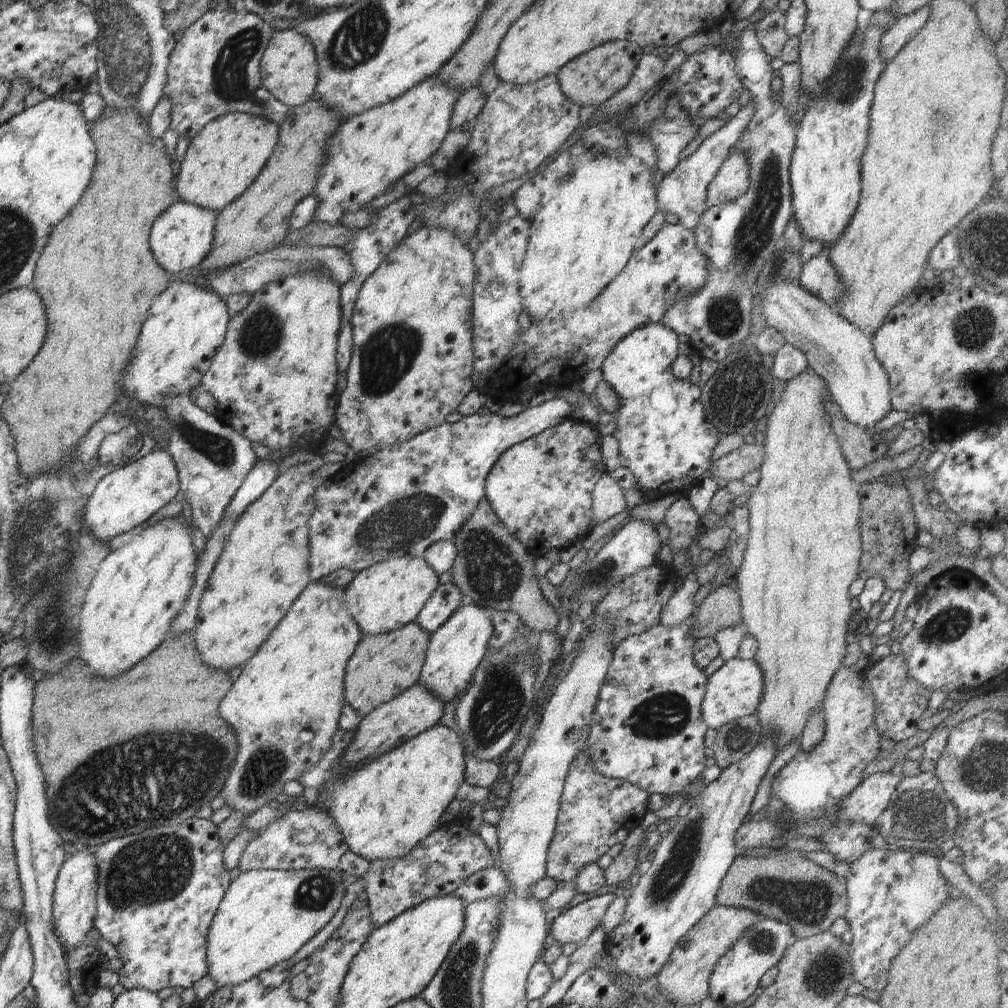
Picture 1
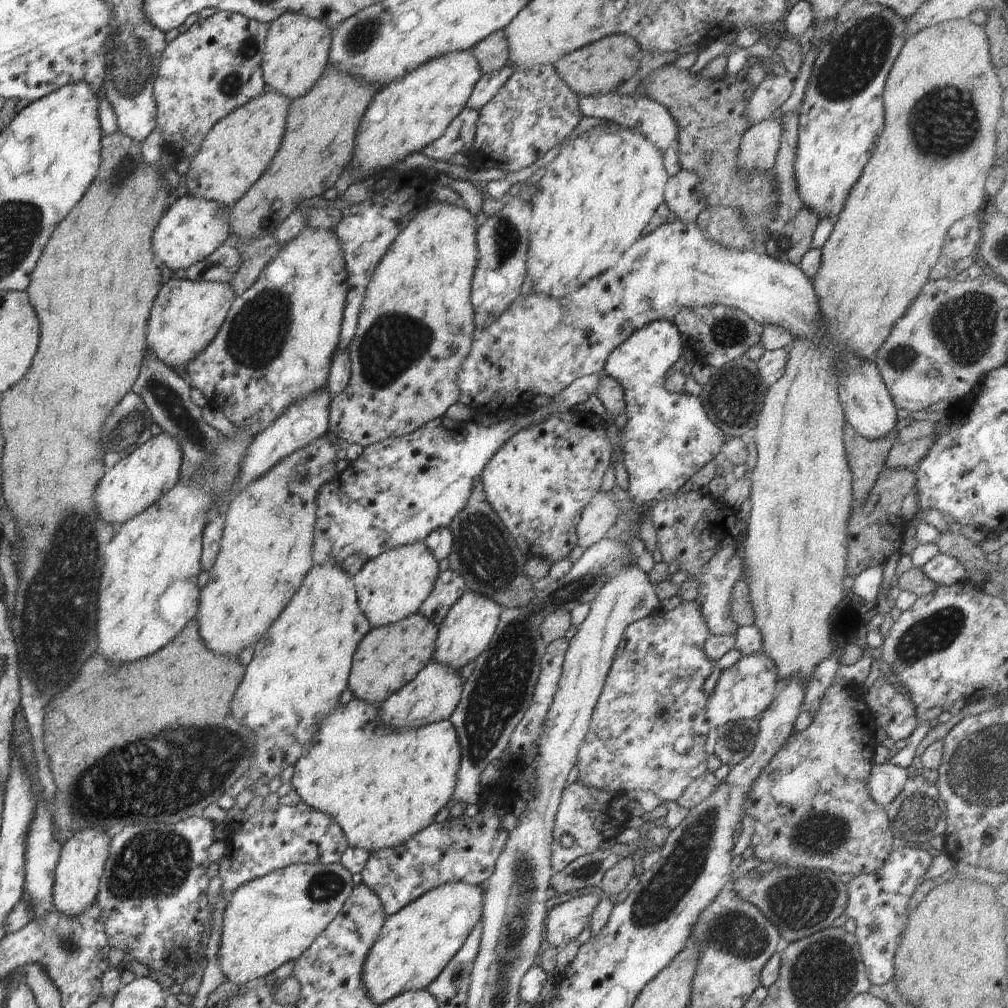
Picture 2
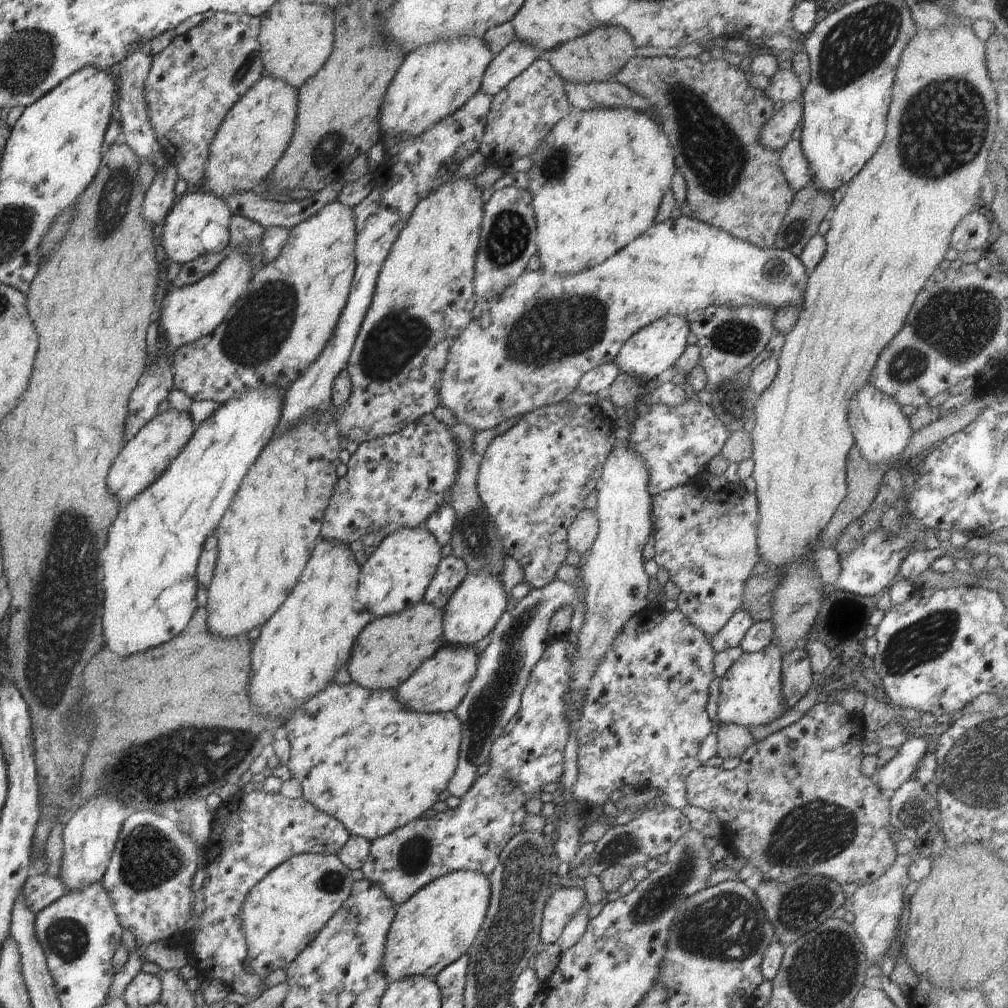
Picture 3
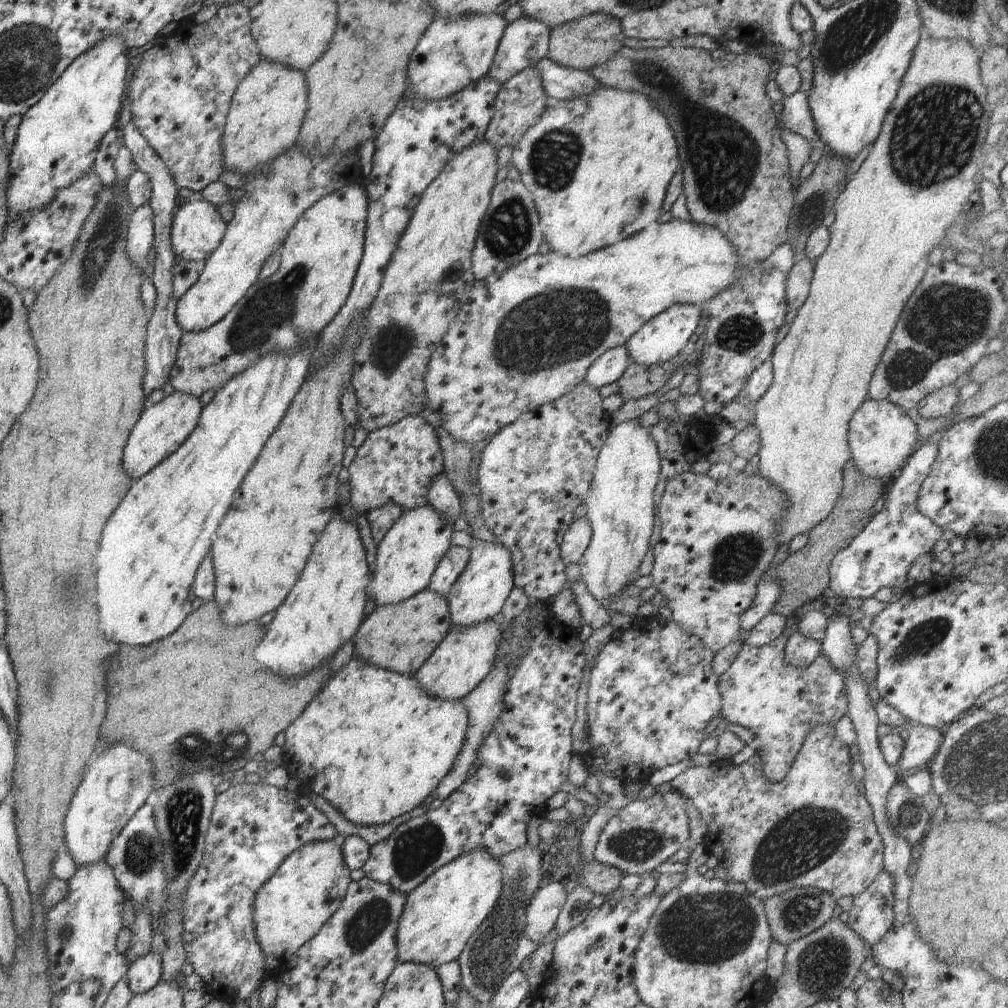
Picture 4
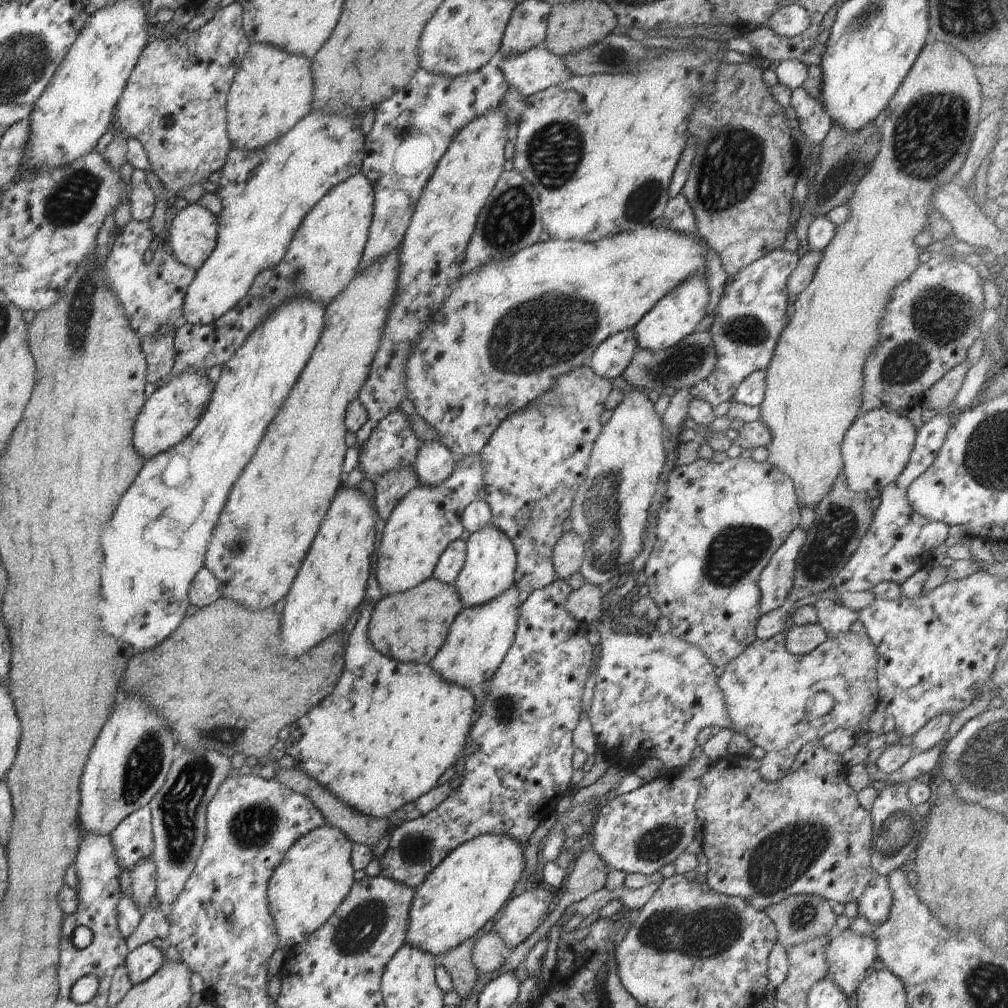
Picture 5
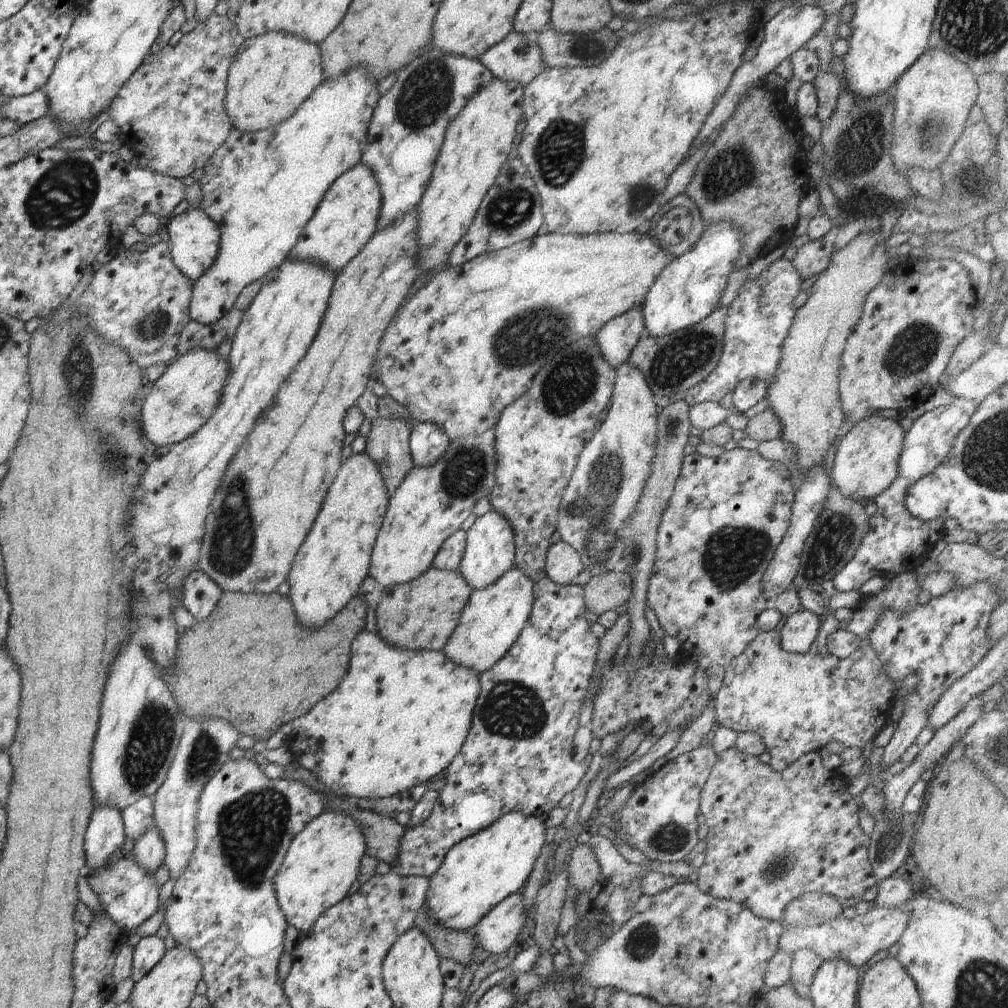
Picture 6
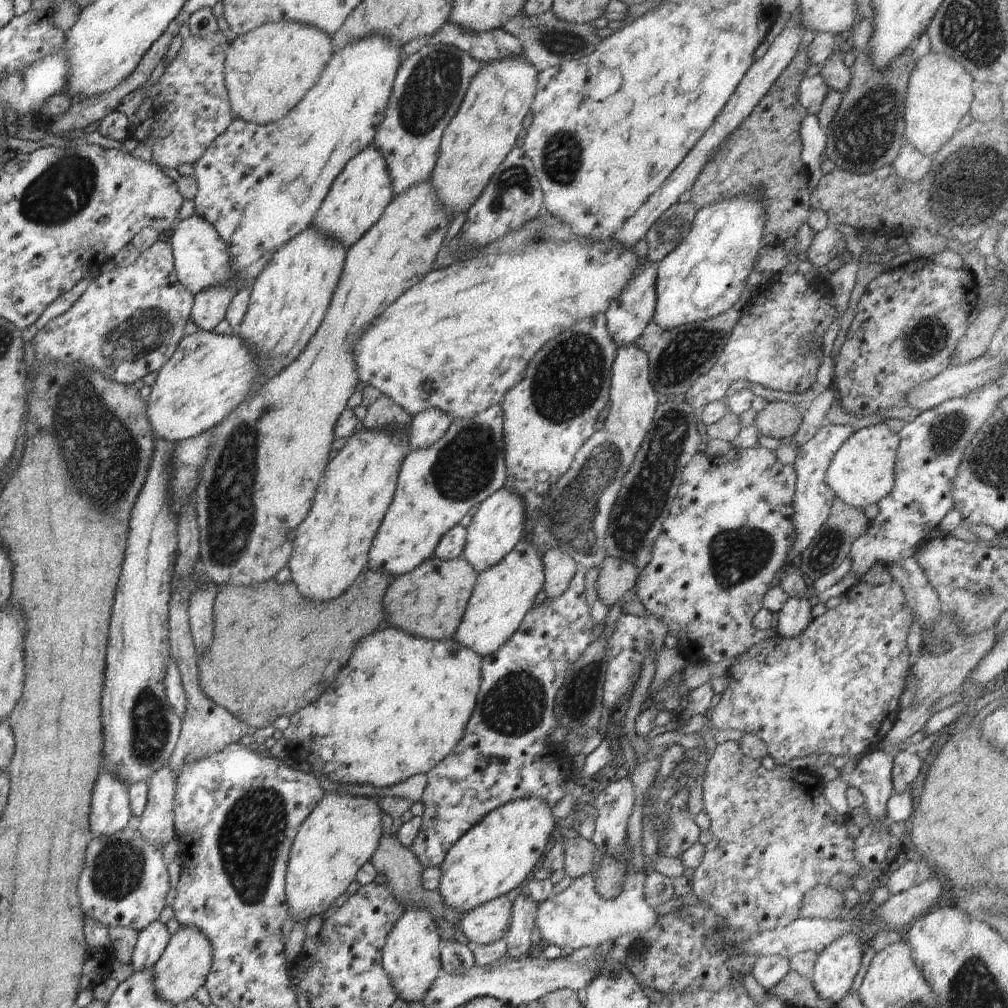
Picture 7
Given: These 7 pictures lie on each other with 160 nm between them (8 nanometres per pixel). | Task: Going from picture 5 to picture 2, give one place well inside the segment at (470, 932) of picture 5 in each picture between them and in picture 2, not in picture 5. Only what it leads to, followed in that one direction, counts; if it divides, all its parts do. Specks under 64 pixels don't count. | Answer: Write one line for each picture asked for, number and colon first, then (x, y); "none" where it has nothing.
2: (414, 945)
3: (435, 927)
4: (440, 915)

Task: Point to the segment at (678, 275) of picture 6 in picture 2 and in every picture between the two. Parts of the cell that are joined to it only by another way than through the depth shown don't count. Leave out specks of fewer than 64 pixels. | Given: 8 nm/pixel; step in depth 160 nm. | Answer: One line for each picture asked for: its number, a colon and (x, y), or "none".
2: (668, 438)
3: (657, 347)
4: (663, 337)
5: (676, 315)

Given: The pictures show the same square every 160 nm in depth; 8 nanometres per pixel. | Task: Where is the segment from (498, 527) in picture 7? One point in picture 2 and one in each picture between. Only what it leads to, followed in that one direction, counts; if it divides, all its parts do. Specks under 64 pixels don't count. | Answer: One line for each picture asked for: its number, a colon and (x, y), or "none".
2: (464, 634)
3: (473, 610)
4: (480, 592)
5: (491, 560)
6: (490, 549)

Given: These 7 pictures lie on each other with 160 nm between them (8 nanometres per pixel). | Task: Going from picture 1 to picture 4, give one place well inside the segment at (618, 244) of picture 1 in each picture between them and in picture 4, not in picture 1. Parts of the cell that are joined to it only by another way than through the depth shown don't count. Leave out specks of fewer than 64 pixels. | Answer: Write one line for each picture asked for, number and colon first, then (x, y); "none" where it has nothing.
2: (596, 197)
3: (596, 182)
4: (597, 167)

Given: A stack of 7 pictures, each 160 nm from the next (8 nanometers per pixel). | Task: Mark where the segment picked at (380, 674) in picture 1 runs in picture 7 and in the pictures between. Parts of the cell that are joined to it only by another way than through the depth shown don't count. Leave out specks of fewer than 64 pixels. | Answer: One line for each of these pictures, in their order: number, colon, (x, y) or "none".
2: (387, 658)
3: (389, 650)
4: (400, 637)
5: (410, 627)
6: (420, 615)
7: (429, 602)

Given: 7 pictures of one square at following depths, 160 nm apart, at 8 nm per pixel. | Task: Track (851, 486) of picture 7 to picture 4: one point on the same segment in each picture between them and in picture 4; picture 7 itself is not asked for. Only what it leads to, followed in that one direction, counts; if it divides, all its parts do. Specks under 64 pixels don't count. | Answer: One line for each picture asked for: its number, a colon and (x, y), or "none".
4: (881, 436)
5: (876, 448)
6: (866, 463)

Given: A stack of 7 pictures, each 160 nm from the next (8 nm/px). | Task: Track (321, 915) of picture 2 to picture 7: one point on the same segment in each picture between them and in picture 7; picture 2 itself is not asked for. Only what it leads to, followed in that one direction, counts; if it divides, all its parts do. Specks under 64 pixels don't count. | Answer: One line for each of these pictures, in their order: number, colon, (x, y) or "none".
3: (286, 910)
4: (289, 909)
5: (315, 876)
6: (322, 862)
7: (341, 834)

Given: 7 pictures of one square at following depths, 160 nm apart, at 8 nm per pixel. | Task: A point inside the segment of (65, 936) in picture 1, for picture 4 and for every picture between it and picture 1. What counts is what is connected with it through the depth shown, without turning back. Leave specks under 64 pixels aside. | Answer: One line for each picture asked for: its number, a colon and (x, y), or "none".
2: (81, 864)
3: (89, 838)
4: (117, 785)

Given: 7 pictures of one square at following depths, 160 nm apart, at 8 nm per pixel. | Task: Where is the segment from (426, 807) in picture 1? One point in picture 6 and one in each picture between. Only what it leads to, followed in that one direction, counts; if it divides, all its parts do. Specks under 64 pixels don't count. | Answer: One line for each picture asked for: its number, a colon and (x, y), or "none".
2: (381, 786)
3: (362, 757)
4: (371, 742)
5: (389, 730)
6: (398, 718)

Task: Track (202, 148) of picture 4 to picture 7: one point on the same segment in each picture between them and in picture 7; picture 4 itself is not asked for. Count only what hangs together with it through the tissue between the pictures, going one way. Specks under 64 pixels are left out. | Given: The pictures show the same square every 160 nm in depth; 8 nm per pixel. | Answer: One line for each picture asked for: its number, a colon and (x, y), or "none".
5: (174, 102)
6: (172, 110)
7: (188, 108)

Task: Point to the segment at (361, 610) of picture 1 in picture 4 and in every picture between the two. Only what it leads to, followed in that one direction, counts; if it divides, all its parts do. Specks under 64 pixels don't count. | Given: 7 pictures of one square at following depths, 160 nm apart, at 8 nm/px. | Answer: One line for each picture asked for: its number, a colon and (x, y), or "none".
2: (392, 586)
3: (396, 576)
4: (409, 553)

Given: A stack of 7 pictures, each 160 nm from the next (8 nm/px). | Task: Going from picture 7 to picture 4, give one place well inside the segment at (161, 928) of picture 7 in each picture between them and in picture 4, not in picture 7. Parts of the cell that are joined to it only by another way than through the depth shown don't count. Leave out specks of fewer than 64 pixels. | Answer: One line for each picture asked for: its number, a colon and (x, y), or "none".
4: (144, 974)
5: (141, 963)
6: (149, 951)

